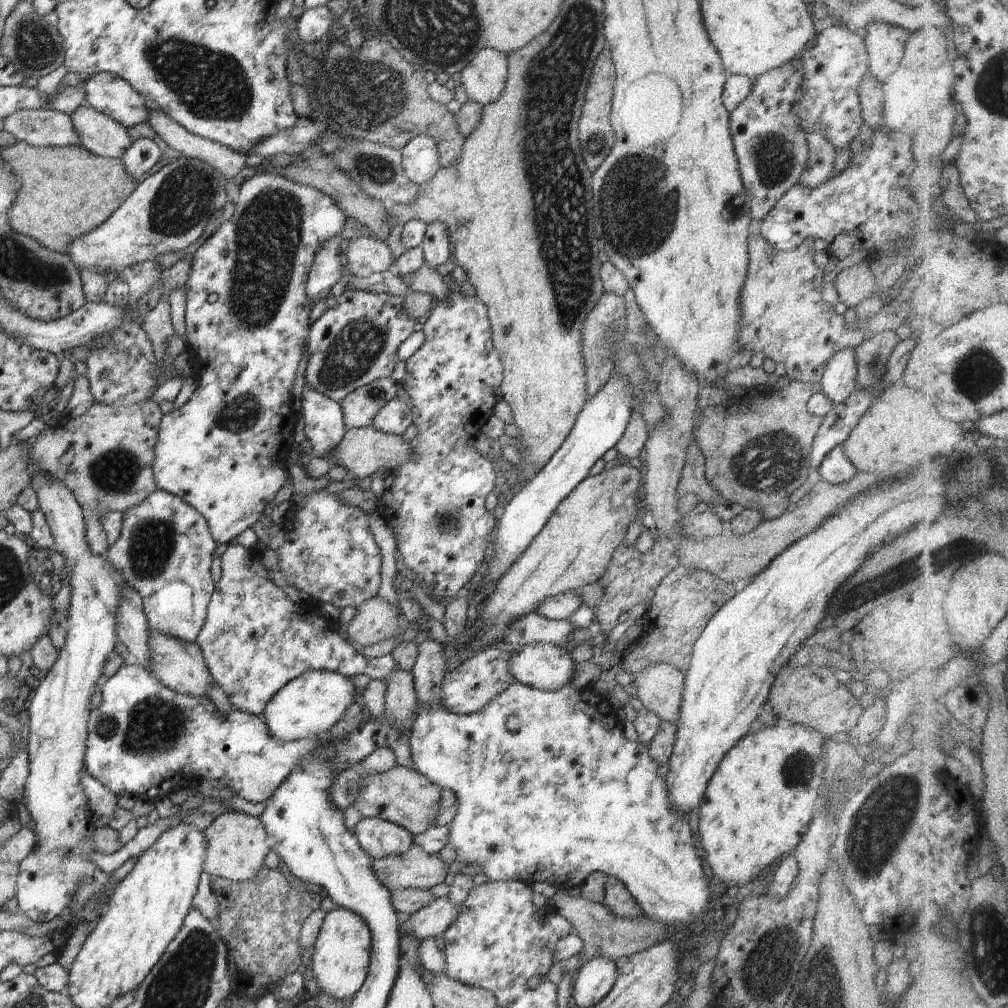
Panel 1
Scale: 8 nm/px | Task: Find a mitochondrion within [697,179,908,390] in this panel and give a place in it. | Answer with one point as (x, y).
(732, 209)

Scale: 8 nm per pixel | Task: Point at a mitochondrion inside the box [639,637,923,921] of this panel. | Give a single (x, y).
(798, 769)

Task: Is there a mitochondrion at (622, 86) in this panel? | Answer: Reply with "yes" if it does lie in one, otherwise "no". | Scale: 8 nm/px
no

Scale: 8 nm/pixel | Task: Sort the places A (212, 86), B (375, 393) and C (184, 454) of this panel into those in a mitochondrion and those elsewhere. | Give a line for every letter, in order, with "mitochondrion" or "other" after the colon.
A: mitochondrion
B: mitochondrion
C: other

